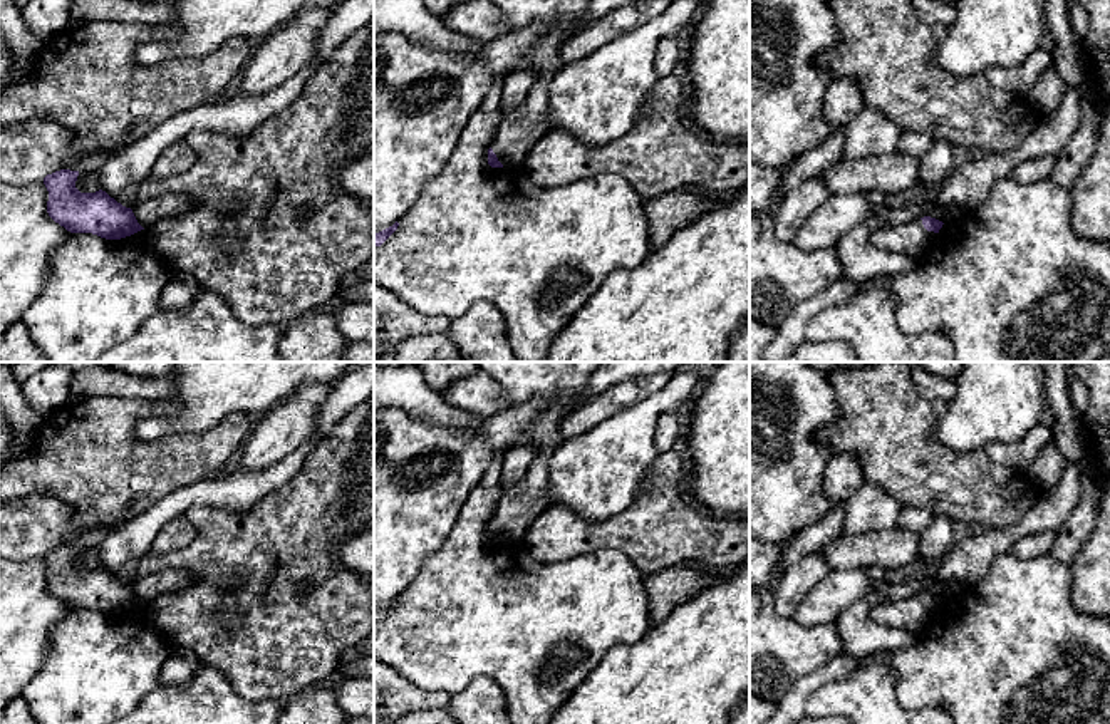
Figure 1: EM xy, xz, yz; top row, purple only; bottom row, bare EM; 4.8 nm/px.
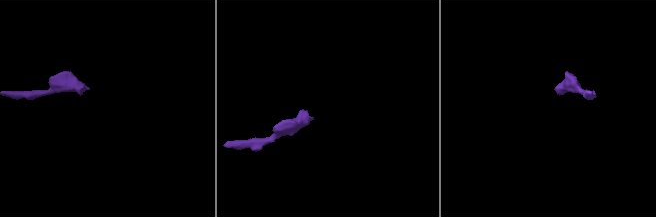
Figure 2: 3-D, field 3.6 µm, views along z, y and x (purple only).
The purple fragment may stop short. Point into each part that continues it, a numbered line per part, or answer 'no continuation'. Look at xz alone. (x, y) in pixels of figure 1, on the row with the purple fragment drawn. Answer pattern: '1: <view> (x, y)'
1: xz (518, 133)

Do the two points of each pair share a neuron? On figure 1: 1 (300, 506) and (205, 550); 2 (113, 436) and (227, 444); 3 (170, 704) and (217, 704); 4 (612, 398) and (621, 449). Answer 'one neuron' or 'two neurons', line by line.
1: one neuron
2: one neuron
3: one neuron
4: two neurons

